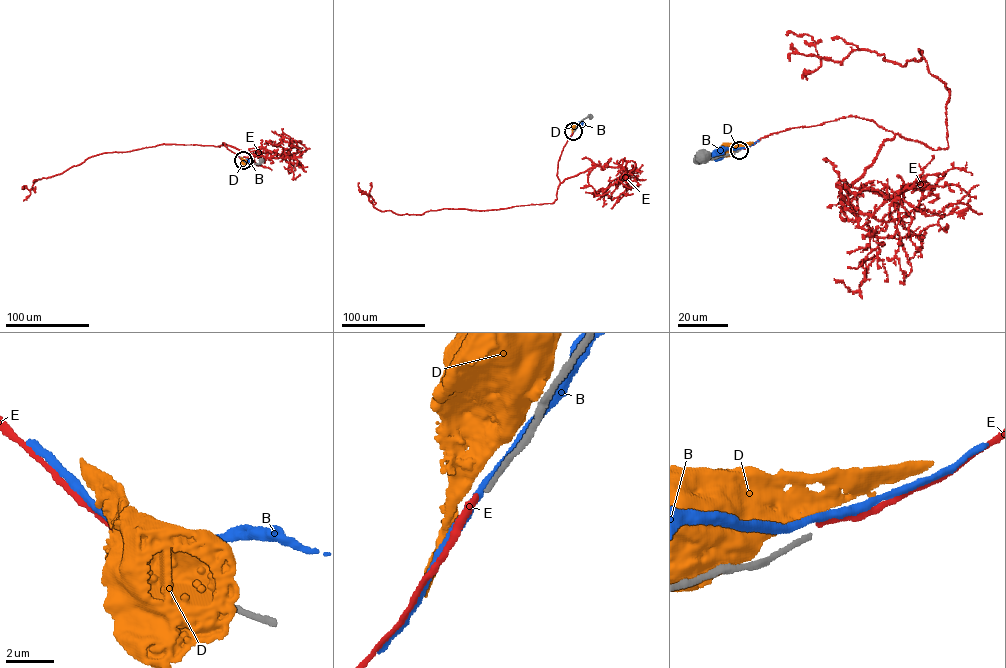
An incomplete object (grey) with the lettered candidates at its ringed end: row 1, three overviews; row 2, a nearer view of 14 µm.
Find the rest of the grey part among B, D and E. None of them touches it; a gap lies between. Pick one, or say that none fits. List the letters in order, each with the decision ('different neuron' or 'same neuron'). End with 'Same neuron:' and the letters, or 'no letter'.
B: different neuron
D: different neuron
E: different neuron
Same neuron: no letter

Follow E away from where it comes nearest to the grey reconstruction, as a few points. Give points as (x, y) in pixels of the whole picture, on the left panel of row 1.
E: (243, 160), (224, 142), (220, 147), (161, 144), (93, 156), (59, 174), (35, 180), (31, 189), (23, 188)

